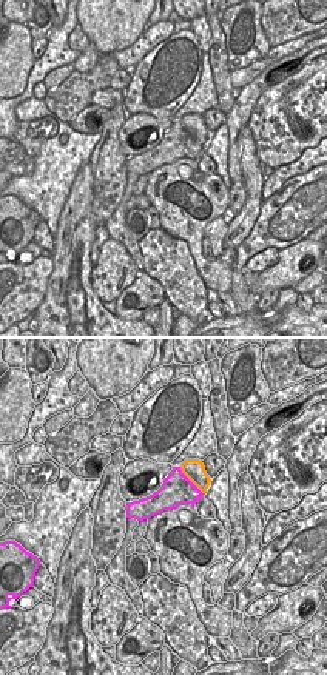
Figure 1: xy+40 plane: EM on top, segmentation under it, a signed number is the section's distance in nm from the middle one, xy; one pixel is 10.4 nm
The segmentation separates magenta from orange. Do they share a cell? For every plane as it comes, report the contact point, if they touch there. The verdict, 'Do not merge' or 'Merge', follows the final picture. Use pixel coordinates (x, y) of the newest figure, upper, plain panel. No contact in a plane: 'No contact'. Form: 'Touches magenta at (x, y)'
Touches magenta at (190, 136).

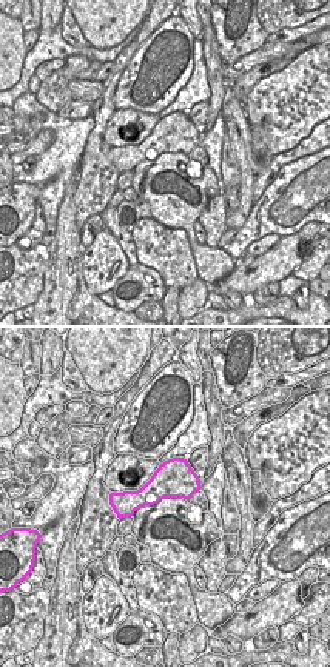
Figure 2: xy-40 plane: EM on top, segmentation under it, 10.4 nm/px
No contact.

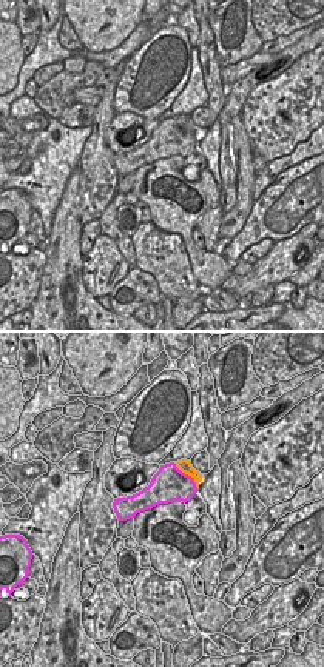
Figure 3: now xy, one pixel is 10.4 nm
Touches magenta at (187, 130).

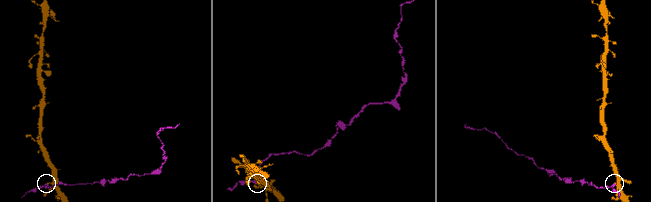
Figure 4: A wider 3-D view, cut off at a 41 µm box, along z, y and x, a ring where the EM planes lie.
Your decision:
Do not merge.

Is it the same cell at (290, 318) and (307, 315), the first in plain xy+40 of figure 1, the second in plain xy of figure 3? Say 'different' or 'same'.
same

